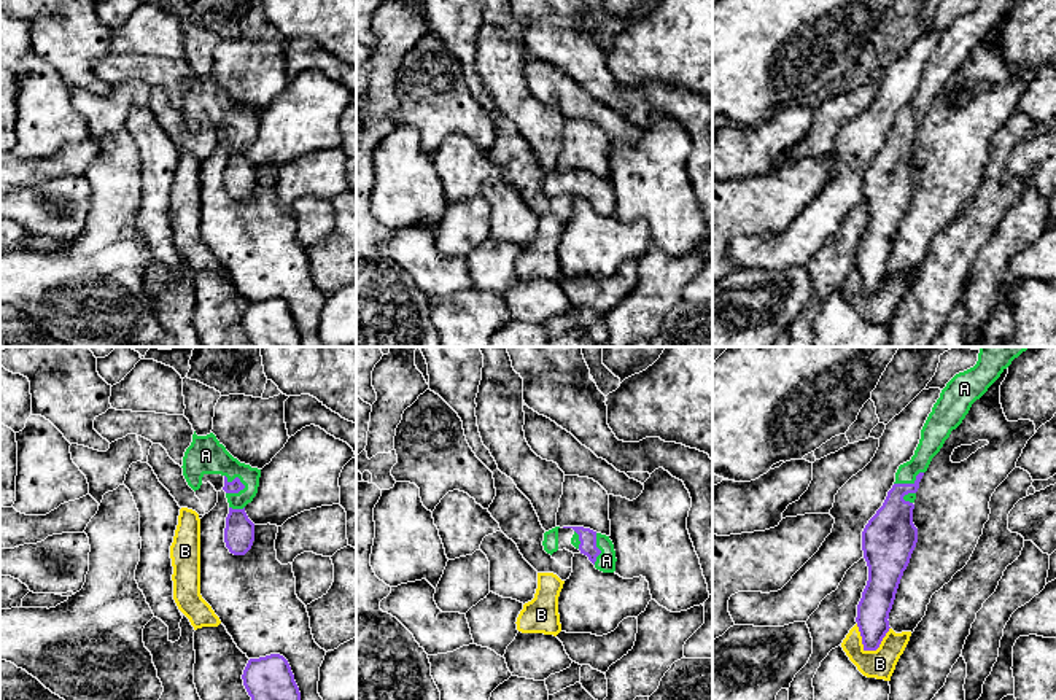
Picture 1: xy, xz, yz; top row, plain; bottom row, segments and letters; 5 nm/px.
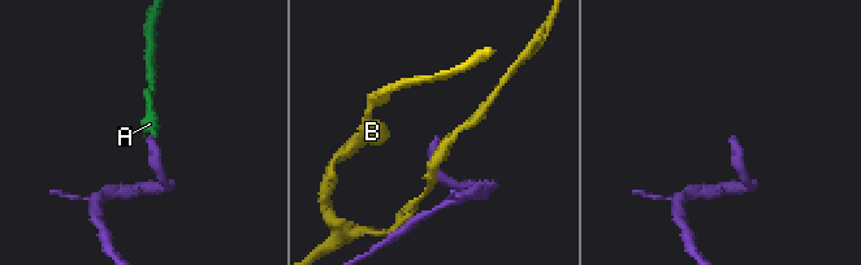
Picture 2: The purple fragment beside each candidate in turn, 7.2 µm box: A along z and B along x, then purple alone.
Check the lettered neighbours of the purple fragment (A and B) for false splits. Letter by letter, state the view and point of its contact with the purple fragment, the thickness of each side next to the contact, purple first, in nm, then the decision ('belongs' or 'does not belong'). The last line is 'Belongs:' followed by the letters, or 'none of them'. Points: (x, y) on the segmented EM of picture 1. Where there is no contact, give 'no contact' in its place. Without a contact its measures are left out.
A: contact xy (236, 478); calibres 70 and 190 nm; belongs
B: contact yz (880, 643); calibres 160 and 150 nm; does not belong
Belongs: A

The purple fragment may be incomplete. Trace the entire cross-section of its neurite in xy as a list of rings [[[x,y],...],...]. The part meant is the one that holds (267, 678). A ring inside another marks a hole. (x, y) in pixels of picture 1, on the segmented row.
[[[280,654],[250,659],[242,679],[251,700],[301,700],[291,667]]]

